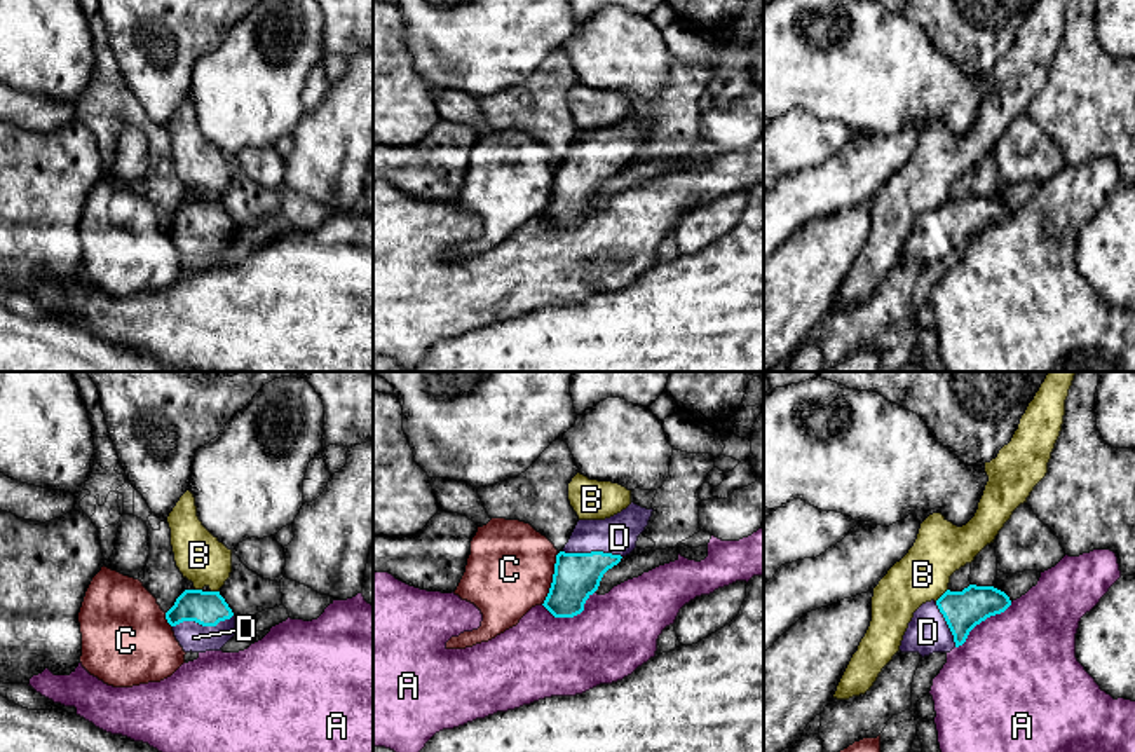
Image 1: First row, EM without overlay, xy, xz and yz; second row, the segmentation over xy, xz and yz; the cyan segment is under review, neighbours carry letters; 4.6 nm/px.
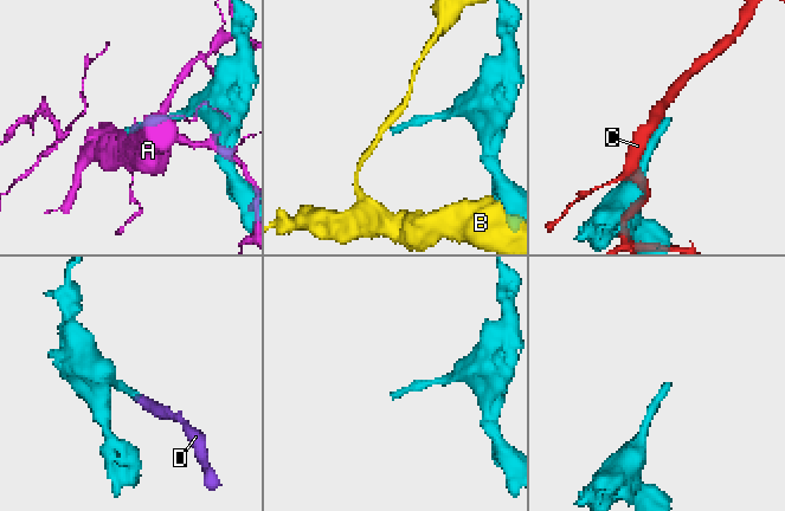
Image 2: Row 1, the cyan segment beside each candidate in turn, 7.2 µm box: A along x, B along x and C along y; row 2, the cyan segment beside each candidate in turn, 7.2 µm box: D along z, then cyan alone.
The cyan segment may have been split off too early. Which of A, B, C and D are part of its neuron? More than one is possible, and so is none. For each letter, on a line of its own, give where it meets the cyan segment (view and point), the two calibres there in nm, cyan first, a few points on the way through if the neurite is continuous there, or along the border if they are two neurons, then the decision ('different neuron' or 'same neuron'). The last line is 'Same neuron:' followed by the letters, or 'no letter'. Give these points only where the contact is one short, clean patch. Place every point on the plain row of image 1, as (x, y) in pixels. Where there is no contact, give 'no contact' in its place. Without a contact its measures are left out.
A: xz (570, 225) | 220/380 nm | different neuron
B: yz (942, 205) | 180/240 nm | different neuron
C: xz (553, 189) | 220/400 nm | different neuron
D: xy (203, 234) | 160/130 nm | across xy (206, 217), (203, 234), (194, 246) | same neuron
Same neuron: D

